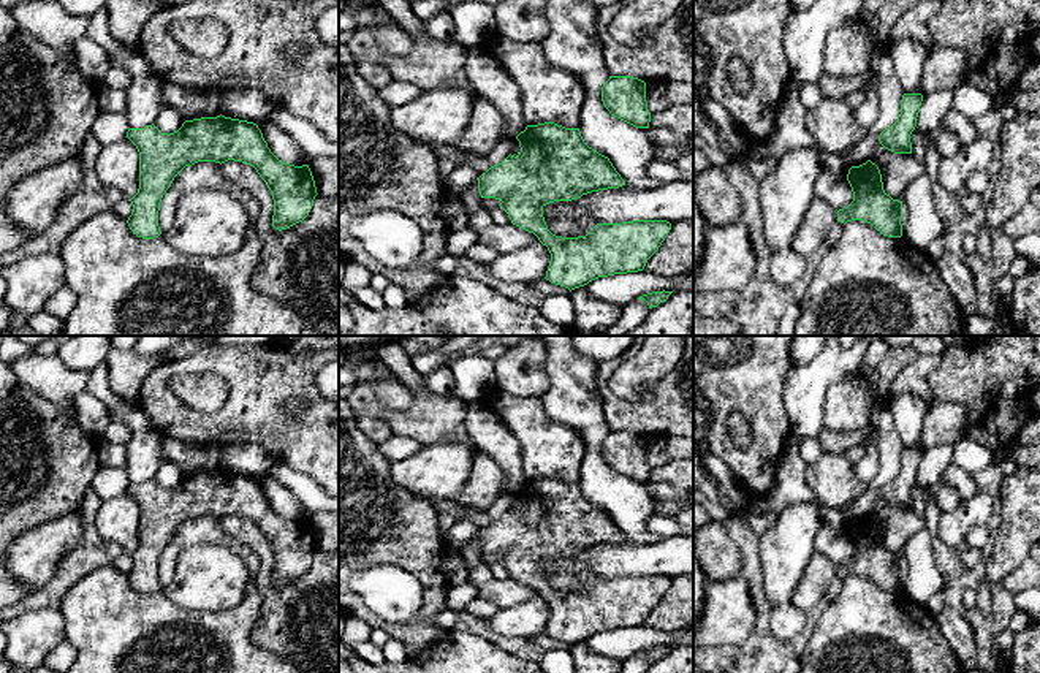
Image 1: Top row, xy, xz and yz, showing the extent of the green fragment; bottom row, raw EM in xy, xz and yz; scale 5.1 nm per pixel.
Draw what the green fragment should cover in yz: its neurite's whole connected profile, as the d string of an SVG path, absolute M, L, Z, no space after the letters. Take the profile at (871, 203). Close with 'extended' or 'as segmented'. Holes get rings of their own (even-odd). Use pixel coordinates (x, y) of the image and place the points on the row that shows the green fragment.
M871 160L852 166L847 181L853 192L853 201L837 211L837 222L845 225L852 220L863 220L883 236L901 238L902 201L885 193L879 166Z | as segmented

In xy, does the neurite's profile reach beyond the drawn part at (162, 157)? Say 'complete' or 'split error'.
complete

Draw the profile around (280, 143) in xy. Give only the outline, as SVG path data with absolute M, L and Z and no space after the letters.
M269 119L258 125L271 152L282 162L302 166L309 165L310 158L302 152L301 146L282 128Z

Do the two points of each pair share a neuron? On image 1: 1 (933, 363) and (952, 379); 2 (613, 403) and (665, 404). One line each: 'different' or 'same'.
1: different
2: same

